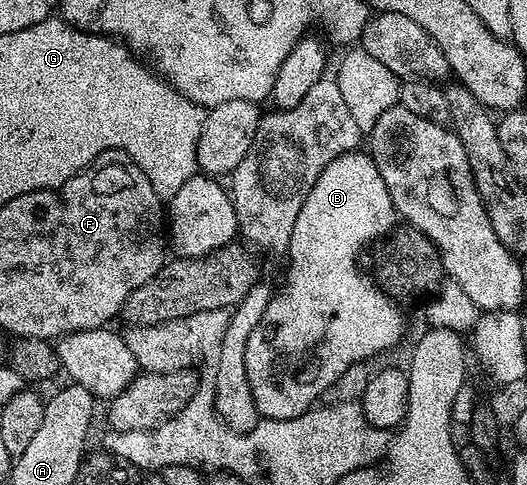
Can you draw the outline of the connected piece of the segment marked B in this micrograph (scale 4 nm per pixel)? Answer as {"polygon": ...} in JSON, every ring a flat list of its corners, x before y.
{"polygon":[[355,150,346,152,340,158,336,158,324,166,320,178,316,178,316,186,304,198,304,206,300,206,300,214,296,214,296,226,292,226,290,235,290,273,286,276,286,285,271,295,268,306,264,310,264,318,252,330,252,338,248,338,248,350,244,350,244,370,248,374,248,386,252,386,252,398,256,398,259,417,267,420,287,420,296,418,300,414,309,412,323,399,325,392,341,377,350,366,360,362,370,362,373,356,386,352,402,336,402,312,397,308,395,301,376,283,375,277,370,276,362,269,362,255,369,244,377,245,383,238,389,237,395,227,396,213,392,194,388,194,388,186,384,186,384,178,380,178,380,170,376,170,376,162,370,157,369,151]]}

